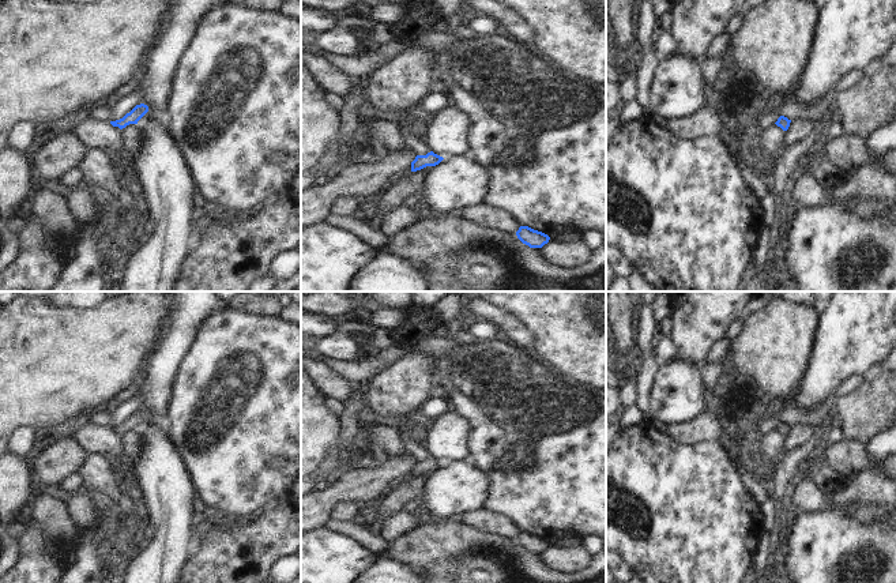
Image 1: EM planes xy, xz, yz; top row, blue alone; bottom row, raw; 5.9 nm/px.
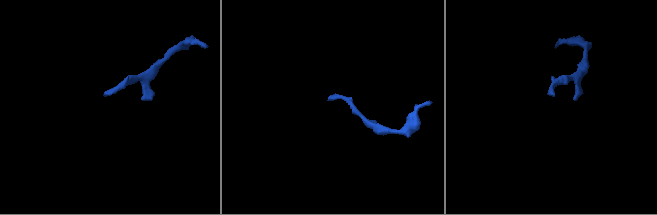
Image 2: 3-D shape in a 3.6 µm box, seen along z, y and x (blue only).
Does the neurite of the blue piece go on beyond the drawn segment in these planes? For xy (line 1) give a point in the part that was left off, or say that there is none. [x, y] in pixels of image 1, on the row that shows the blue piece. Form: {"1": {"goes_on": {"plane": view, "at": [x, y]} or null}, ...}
{"1": {"goes_on": null}}

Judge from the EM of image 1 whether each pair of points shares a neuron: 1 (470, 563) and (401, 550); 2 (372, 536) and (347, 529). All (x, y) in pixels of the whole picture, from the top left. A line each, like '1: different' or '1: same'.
1: same
2: same

